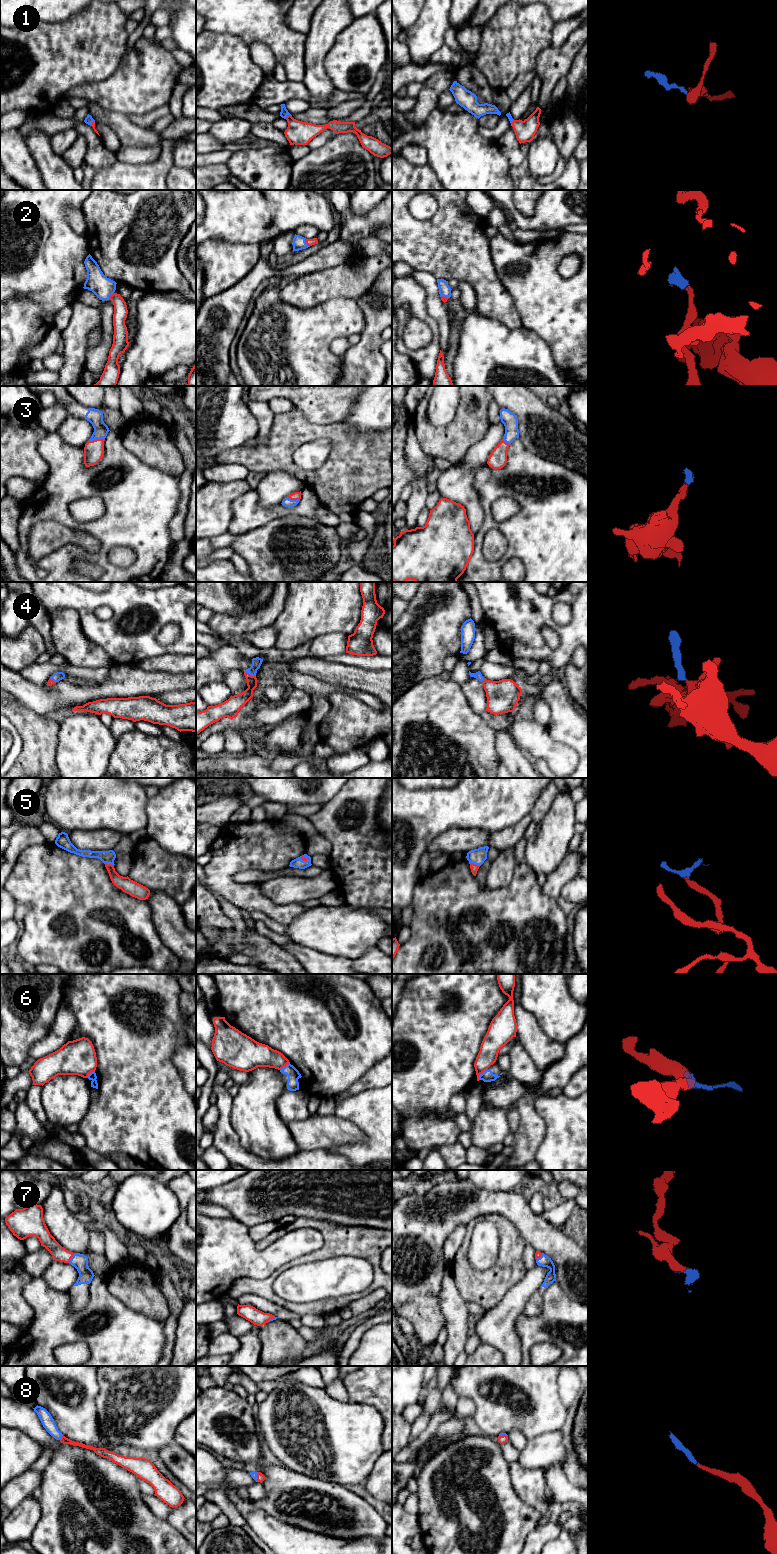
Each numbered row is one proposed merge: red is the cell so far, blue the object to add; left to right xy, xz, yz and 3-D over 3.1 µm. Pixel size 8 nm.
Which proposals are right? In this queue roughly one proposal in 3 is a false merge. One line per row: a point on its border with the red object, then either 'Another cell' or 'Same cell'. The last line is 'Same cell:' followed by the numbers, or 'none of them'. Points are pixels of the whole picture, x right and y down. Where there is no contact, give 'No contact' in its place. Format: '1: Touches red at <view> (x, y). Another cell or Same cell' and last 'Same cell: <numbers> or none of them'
1: Touches red at xz (287, 115). Same cell
2: Touches red at xz (305, 241). Same cell
3: Touches red at xy (96, 439). Same cell
4: Touches red at xz (249, 674). Same cell
5: Touches red at yz (473, 863). Same cell
6: Touches red at yz (481, 1073). Another cell
7: Touches red at xy (71, 1257). Same cell
8: Touches red at xy (61, 1437). Same cell
Same cell: 1, 2, 3, 4, 5, 7, 8

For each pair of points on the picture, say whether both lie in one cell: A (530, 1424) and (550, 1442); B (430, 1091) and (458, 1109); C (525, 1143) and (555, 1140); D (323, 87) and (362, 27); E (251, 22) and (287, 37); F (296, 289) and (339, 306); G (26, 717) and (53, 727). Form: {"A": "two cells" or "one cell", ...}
{"A": "two cells", "B": "two cells", "C": "two cells", "D": "two cells", "E": "one cell", "F": "two cells", "G": "one cell"}

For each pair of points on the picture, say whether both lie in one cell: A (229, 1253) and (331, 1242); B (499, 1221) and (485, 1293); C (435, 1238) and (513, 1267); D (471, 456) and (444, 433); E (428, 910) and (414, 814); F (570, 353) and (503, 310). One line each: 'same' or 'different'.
A: different
B: same
C: different
D: different
E: different
F: different

